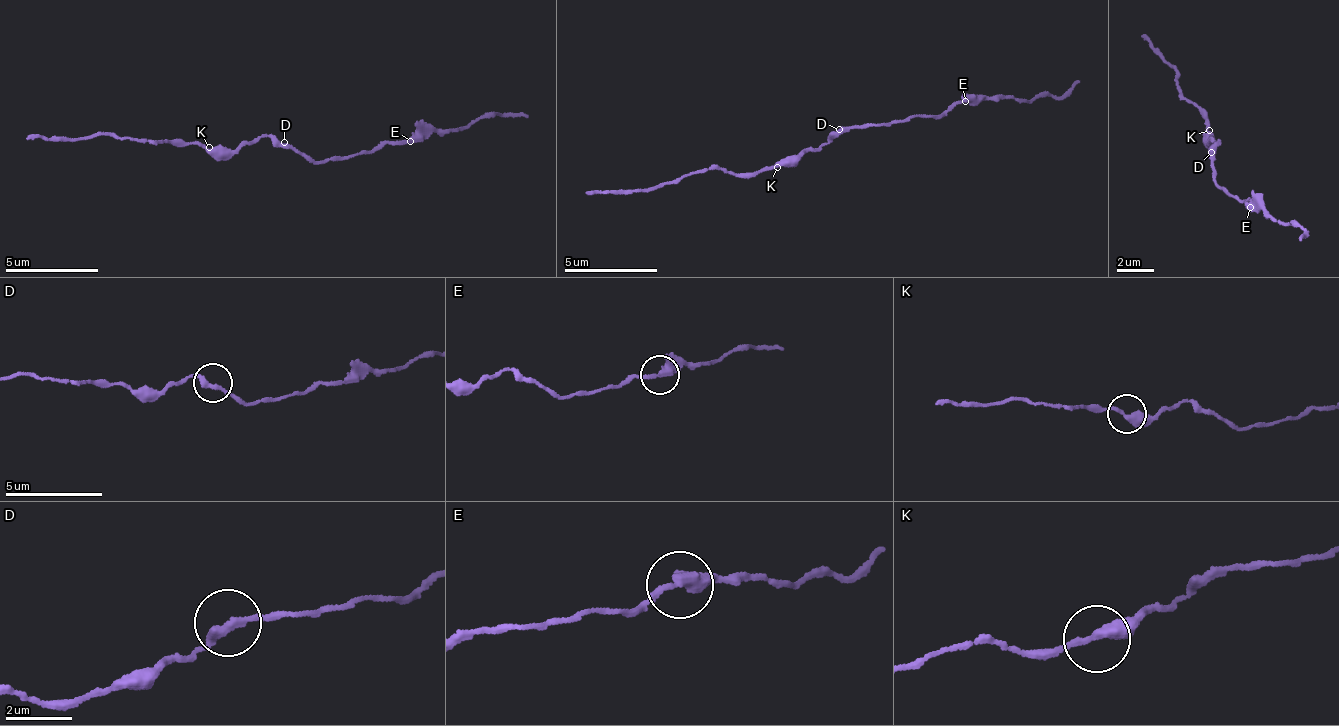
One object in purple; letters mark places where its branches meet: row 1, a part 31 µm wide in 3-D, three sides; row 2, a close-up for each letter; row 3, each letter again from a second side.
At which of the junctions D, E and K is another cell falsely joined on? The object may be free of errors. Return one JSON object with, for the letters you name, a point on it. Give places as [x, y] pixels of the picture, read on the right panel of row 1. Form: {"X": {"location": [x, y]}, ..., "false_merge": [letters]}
{"false_merge": []}

